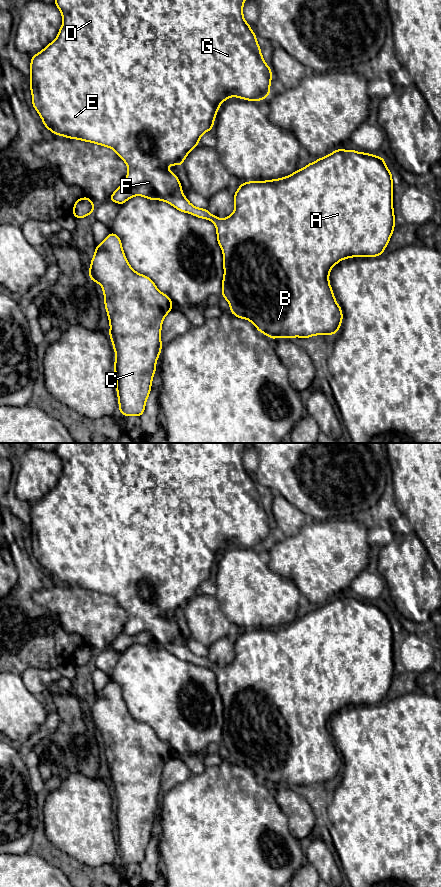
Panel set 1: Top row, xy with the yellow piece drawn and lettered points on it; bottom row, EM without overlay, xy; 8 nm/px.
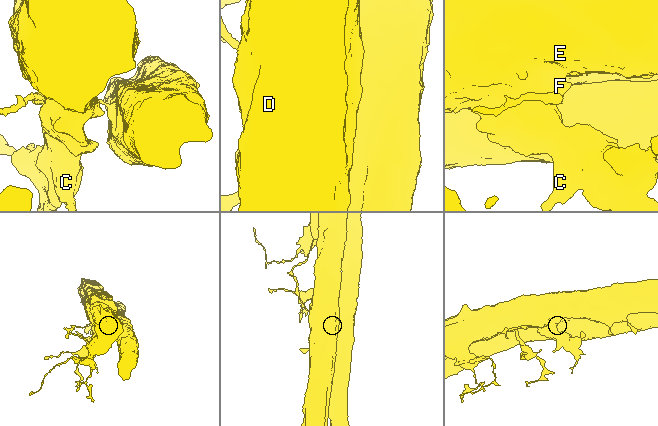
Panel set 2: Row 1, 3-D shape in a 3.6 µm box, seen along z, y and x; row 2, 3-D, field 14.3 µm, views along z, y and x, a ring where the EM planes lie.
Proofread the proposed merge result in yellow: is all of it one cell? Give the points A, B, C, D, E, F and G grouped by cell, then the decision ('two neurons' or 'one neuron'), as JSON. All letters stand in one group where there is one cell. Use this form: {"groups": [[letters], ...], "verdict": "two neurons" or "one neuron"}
{"groups": [["A", "B"], ["C", "D", "E", "F", "G"]], "verdict": "two neurons"}

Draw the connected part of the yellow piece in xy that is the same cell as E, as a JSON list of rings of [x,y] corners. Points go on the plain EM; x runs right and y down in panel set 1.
[[[58,443],[57,444],[57,446],[54,449],[54,452],[59,456],[61,460],[63,471],[55,488],[50,492],[48,492],[42,499],[31,505],[30,538],[32,540],[32,553],[42,566],[44,574],[48,576],[52,581],[70,587],[78,587],[111,596],[127,612],[128,621],[126,623],[126,627],[124,631],[120,635],[118,635],[114,639],[114,641],[109,645],[111,649],[122,653],[130,646],[139,643],[142,645],[146,645],[150,648],[165,649],[181,660],[186,660],[198,666],[210,668],[215,672],[215,674],[217,673],[217,670],[220,668],[220,666],[212,663],[207,657],[197,656],[193,654],[184,644],[181,631],[177,623],[169,619],[166,616],[166,614],[167,613],[182,614],[182,611],[184,610],[188,601],[199,592],[200,585],[207,579],[213,577],[213,572],[216,562],[218,560],[219,554],[223,549],[227,548],[232,544],[249,549],[257,549],[257,548],[262,549],[270,542],[270,532],[272,527],[271,516],[265,511],[263,507],[259,492],[256,488],[256,482],[251,478],[250,472],[248,472],[243,465],[243,452],[248,444],[249,443]]]

